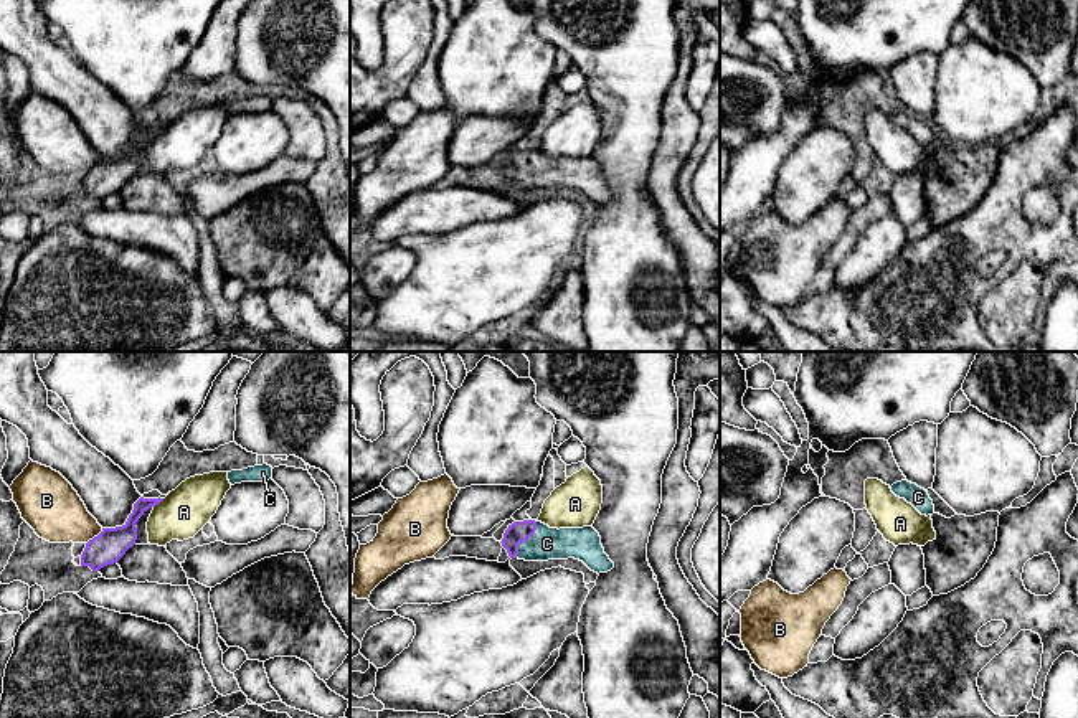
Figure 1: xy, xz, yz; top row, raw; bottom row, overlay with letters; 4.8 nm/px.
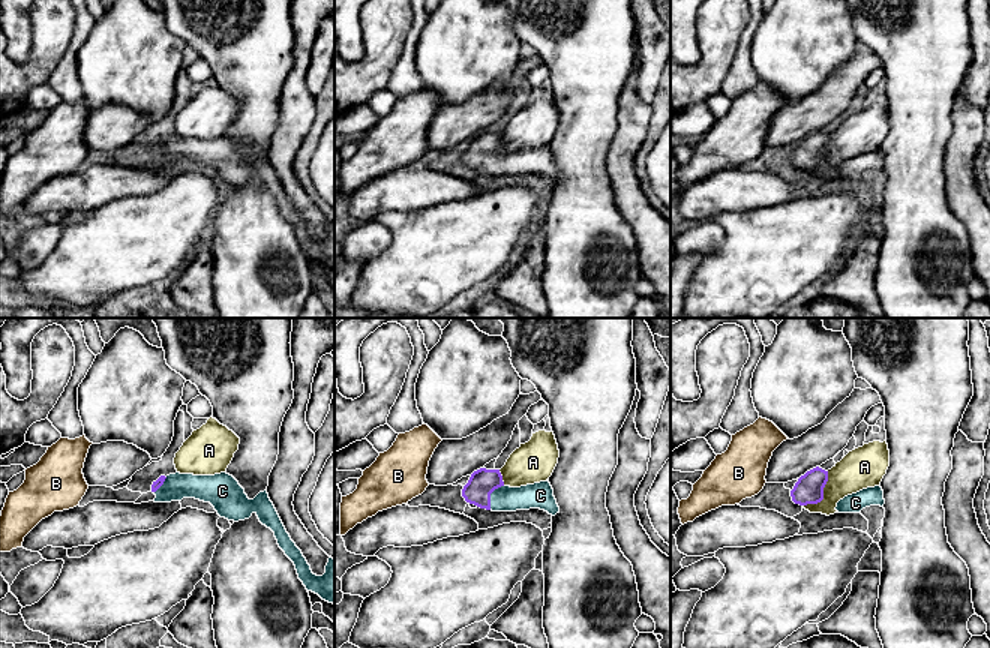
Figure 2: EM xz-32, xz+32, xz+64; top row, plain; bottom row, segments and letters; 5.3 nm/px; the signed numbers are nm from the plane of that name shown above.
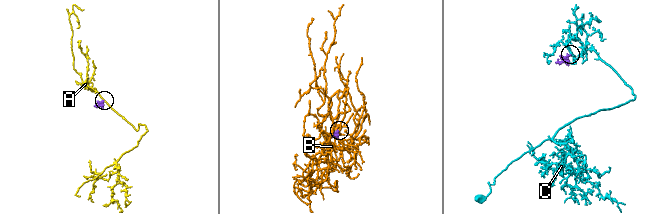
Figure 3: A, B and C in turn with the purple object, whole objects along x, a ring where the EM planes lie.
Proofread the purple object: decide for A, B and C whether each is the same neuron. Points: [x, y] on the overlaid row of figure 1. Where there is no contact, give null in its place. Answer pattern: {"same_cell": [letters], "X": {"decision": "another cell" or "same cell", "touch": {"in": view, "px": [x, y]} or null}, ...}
{"same_cell": ["C"], "A": {"decision": "another cell", "touch": {"in": "xy", "px": [159, 502]}}, "B": {"decision": "another cell", "touch": {"in": "xy", "px": [94, 537]}}, "C": {"decision": "same cell", "touch": {"in": "xz", "px": [525, 540]}}}

